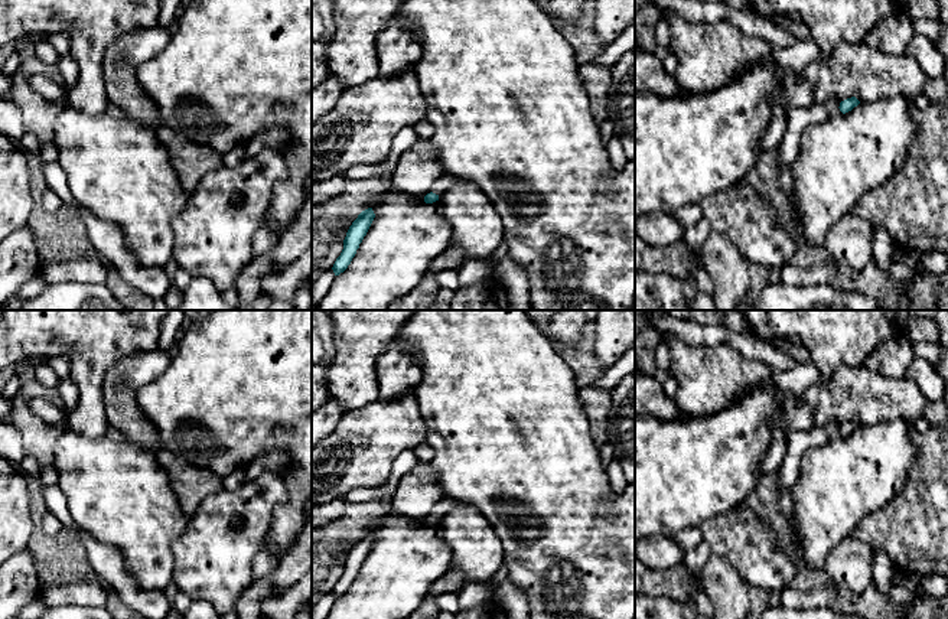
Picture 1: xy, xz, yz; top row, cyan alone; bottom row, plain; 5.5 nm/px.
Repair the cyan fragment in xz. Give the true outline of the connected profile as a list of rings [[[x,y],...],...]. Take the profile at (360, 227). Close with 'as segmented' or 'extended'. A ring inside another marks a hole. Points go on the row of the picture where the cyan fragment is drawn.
[[[368,208],[362,211],[358,215],[358,218],[352,222],[343,240],[343,250],[332,267],[335,276],[339,276],[348,268],[348,265],[351,264],[352,258],[356,254],[356,250],[359,248],[359,244],[367,235],[374,218],[375,214],[372,208]]]; as segmented

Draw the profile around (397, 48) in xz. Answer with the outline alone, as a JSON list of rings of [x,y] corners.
[[[395,14],[377,38],[379,76],[395,76],[414,66],[421,58],[421,45],[413,30]]]

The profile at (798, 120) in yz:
[[[830,100],[811,107],[796,107],[786,115],[786,130],[778,147],[778,164],[782,170],[791,169],[799,154],[802,134],[814,124],[831,118],[831,113],[840,107],[837,100]]]

